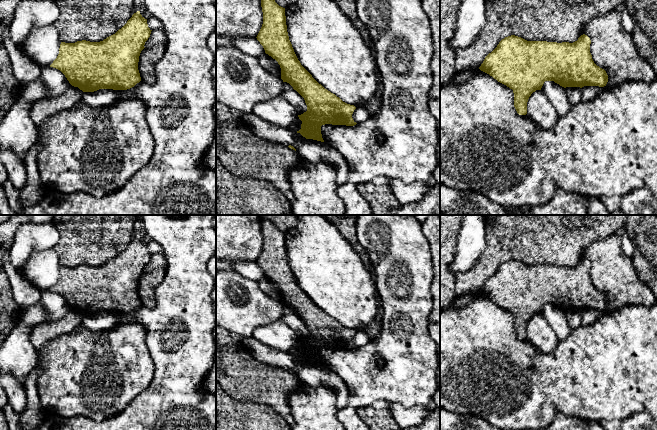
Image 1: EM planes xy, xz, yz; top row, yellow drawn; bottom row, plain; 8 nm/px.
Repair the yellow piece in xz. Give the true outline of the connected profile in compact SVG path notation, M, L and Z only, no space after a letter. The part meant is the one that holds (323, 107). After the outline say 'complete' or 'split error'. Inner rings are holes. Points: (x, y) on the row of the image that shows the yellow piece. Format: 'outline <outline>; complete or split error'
outline M261 0L261 7L263 24L256 38L265 53L280 65L283 82L289 83L307 105L307 111L298 115L302 124L297 133L306 139L324 142L322 125L356 125L352 118L356 107L325 89L301 65L289 40L285 8L275 0Z; complete

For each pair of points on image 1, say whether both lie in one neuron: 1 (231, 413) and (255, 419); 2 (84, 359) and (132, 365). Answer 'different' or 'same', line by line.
1: same
2: same

